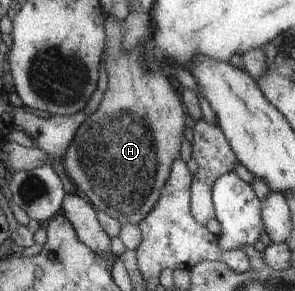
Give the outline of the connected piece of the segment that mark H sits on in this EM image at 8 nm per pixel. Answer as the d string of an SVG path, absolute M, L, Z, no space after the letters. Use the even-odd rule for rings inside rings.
M105 16L105 70L107 70L108 85L103 100L96 112L87 115L83 124L77 128L75 136L61 156L61 166L71 178L74 187L79 188L87 200L97 210L102 210L118 220L122 226L134 224L140 226L145 217L152 212L160 201L165 180L169 178L171 162L177 160L183 138L185 124L185 109L173 86L169 84L169 75L161 70L143 68L145 48L135 45L125 52L123 48L124 22L115 16Z

